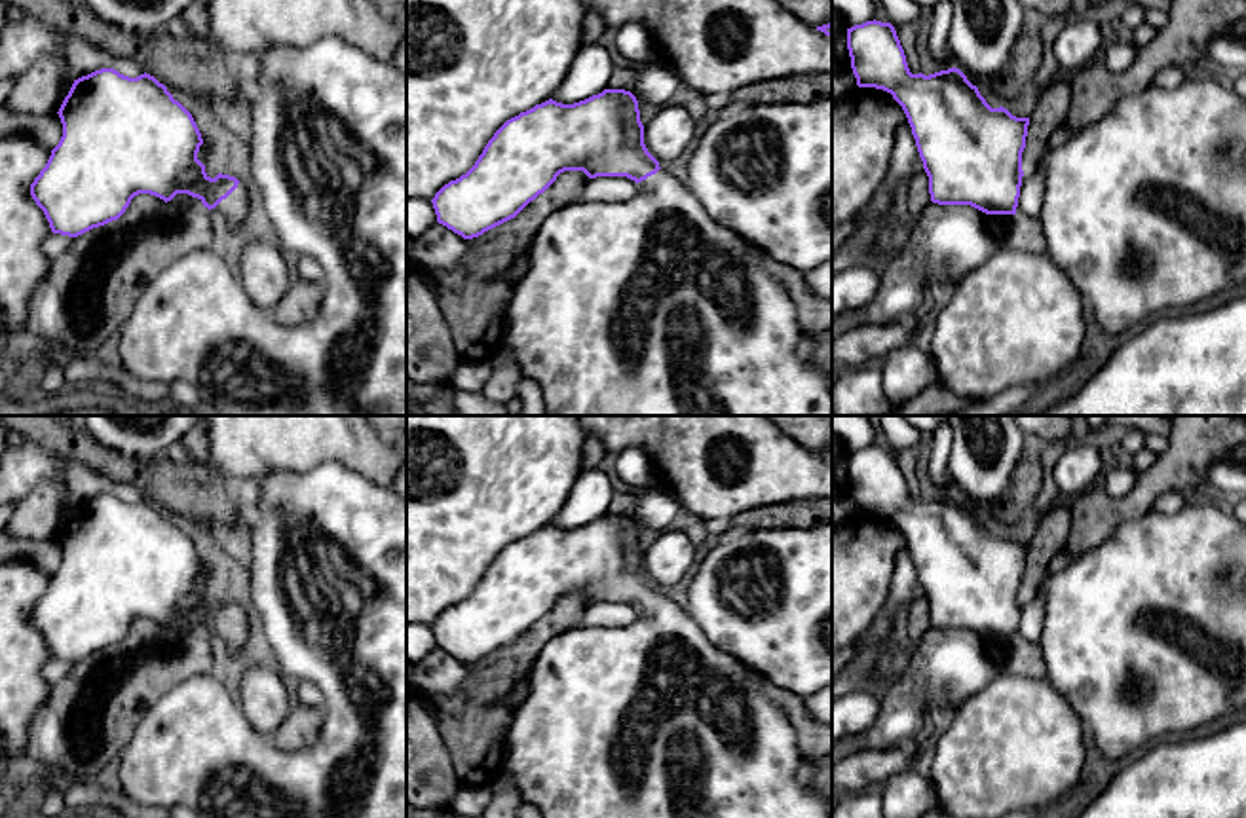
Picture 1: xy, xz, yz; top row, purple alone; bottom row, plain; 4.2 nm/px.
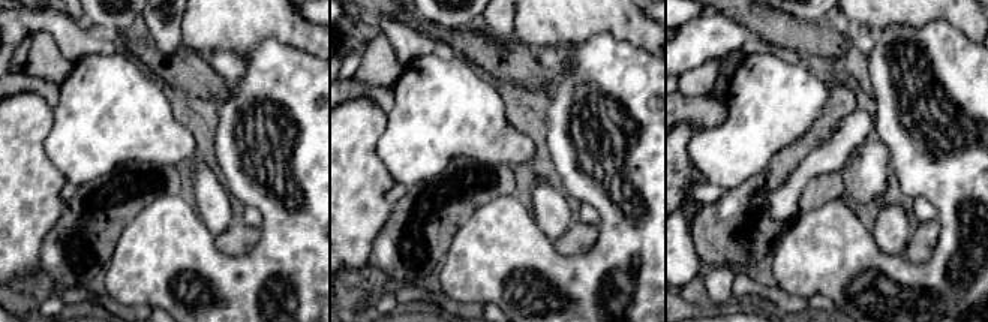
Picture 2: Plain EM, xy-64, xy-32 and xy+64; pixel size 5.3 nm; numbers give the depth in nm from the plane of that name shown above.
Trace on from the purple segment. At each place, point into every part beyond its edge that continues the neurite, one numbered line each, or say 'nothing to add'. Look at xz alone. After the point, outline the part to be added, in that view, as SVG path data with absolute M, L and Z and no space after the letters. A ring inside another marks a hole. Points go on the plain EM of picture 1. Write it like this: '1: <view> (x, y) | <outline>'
1: xz (650, 720) | M659 594L655 600L648 602L646 605L638 607L638 617L619 628L572 628L557 638L553 638L534 660L532 670L528 672L528 691L520 704L509 714L509 717L501 723L501 731L498 733L498 742L503 753L501 771L511 774L517 782L520 797L534 805L541 818L832 818L832 799L822 797L813 784L802 784L798 780L798 772L807 761L796 742L796 729L790 723L788 716L779 708L758 685L752 678L754 670L743 664L733 655L714 647L701 626L688 615L686 607L680 607L676 602Z

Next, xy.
1: xy (236, 631) | M239 607L237 613L222 624L213 636L218 636L230 653L237 653L249 640L251 621L249 615Z

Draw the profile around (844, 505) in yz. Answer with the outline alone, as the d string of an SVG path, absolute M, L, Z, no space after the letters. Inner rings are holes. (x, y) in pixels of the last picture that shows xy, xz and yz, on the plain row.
M851 492L832 497L832 528L845 522L855 512L859 511Z

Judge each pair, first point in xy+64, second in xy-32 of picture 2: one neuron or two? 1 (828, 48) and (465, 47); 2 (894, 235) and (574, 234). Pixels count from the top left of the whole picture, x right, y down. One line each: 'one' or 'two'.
1: one
2: two

